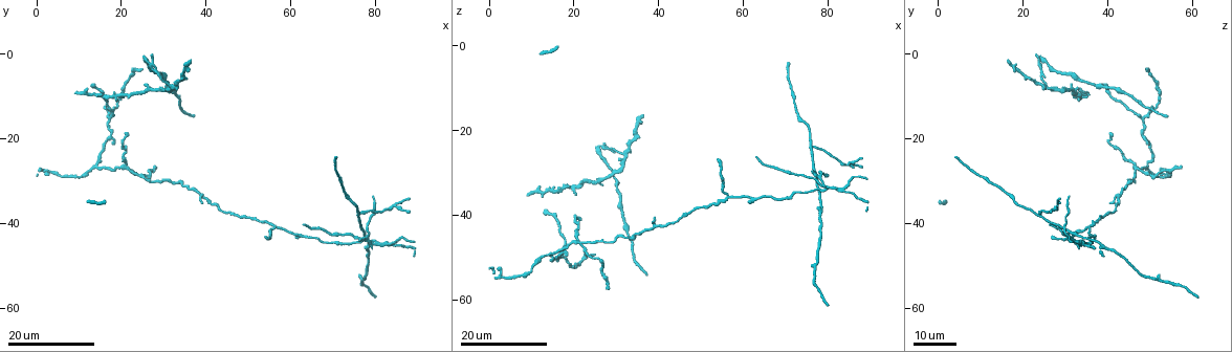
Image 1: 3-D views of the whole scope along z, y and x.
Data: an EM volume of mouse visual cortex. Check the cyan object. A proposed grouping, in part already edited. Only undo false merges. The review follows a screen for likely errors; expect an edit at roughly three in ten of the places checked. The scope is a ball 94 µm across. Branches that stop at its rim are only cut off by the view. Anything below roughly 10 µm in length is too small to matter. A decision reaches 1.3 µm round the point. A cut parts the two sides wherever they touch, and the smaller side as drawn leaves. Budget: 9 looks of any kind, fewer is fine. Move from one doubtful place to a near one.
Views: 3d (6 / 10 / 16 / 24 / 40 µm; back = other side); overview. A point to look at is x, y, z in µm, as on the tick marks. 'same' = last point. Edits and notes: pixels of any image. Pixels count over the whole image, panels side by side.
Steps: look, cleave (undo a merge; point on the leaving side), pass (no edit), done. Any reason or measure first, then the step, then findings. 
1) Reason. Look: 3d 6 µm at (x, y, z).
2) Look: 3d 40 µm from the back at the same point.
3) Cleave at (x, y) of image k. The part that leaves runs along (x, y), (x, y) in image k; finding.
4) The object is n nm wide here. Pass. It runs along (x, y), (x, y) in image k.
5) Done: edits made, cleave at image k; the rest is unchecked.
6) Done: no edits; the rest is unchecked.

Three arms meet. Look: 3d 16 µm at (21.5, 27.0, 46.5).

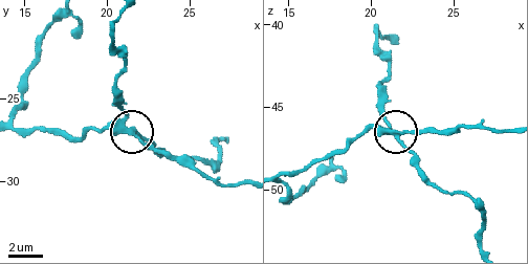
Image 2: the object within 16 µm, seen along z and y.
Look: 3d 6 µm at the same point.

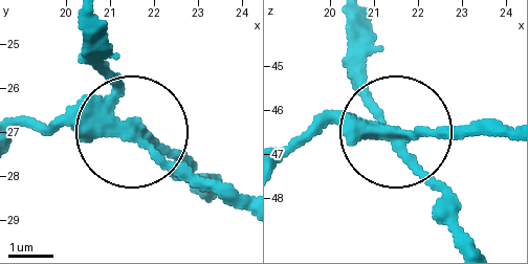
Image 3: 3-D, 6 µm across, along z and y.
Look: 3d 6 µm from the back at (21.85, 27.10, 47.05).

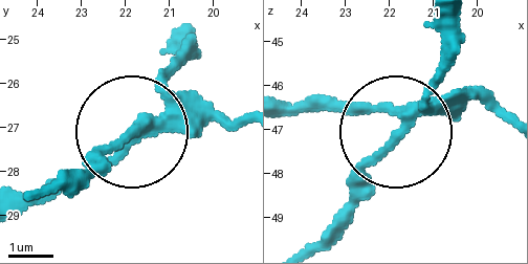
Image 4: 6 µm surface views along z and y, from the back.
3 arms meet here. Pass. All the same neuron.

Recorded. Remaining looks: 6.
Two arms in line, one across. Look: 3d 24 µm at (14.0, 26.5, 49.5).

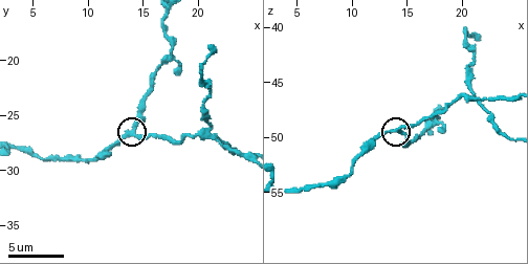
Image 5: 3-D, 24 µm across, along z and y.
Look: 3d 10 µm at (13.8, 26.6, 49.2).

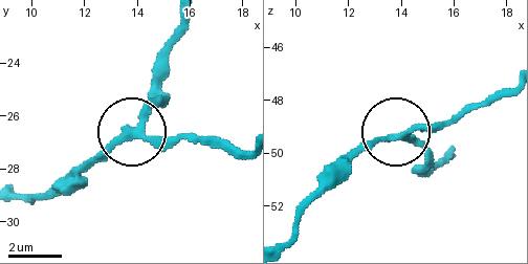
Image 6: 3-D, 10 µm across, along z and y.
The side arm is 21 µm long. Pass. It runs along (502, 89), (337, 160) in image 6; all the same neuron.

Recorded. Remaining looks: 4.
Three-way junction. Look: 3d 16 µm at (17.5, 14.5, 48.0).

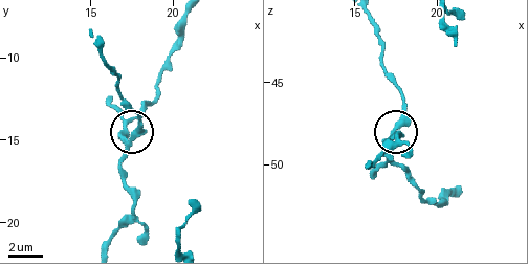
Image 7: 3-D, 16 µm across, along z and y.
Look: 3d 10 µm at the same point.

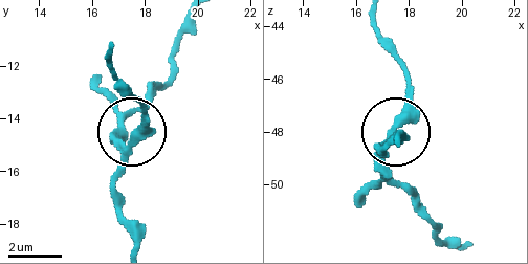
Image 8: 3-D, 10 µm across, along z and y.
3 arms meet here. Pass. Continuous, no second neuron.

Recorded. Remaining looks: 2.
Four or more arms meet. Look: 3d 16 µm at (32.0, 8.0, 25.0).

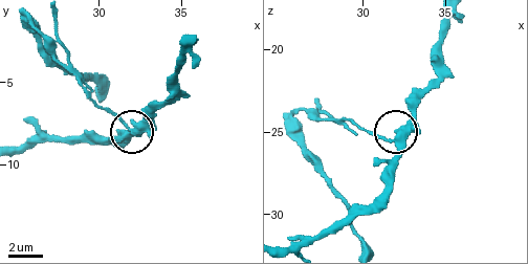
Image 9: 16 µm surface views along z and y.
Look: 3d 6 µm at (31.8, 7.8, 25.4).

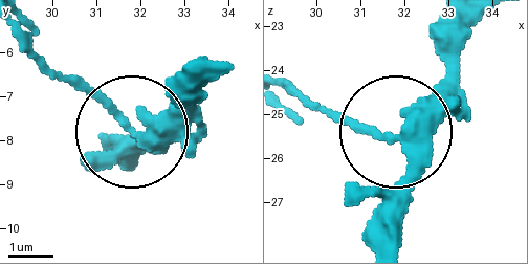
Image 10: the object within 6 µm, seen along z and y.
The side arm is 49 µm long. Cleave at (70, 79) of image 10. The part that leaves runs along (378, 135), (281, 82) in image 10; a second neuron is stuck on.

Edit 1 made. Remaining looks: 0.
Done: edits made, cleave at image 10; the rest is unchecked.

